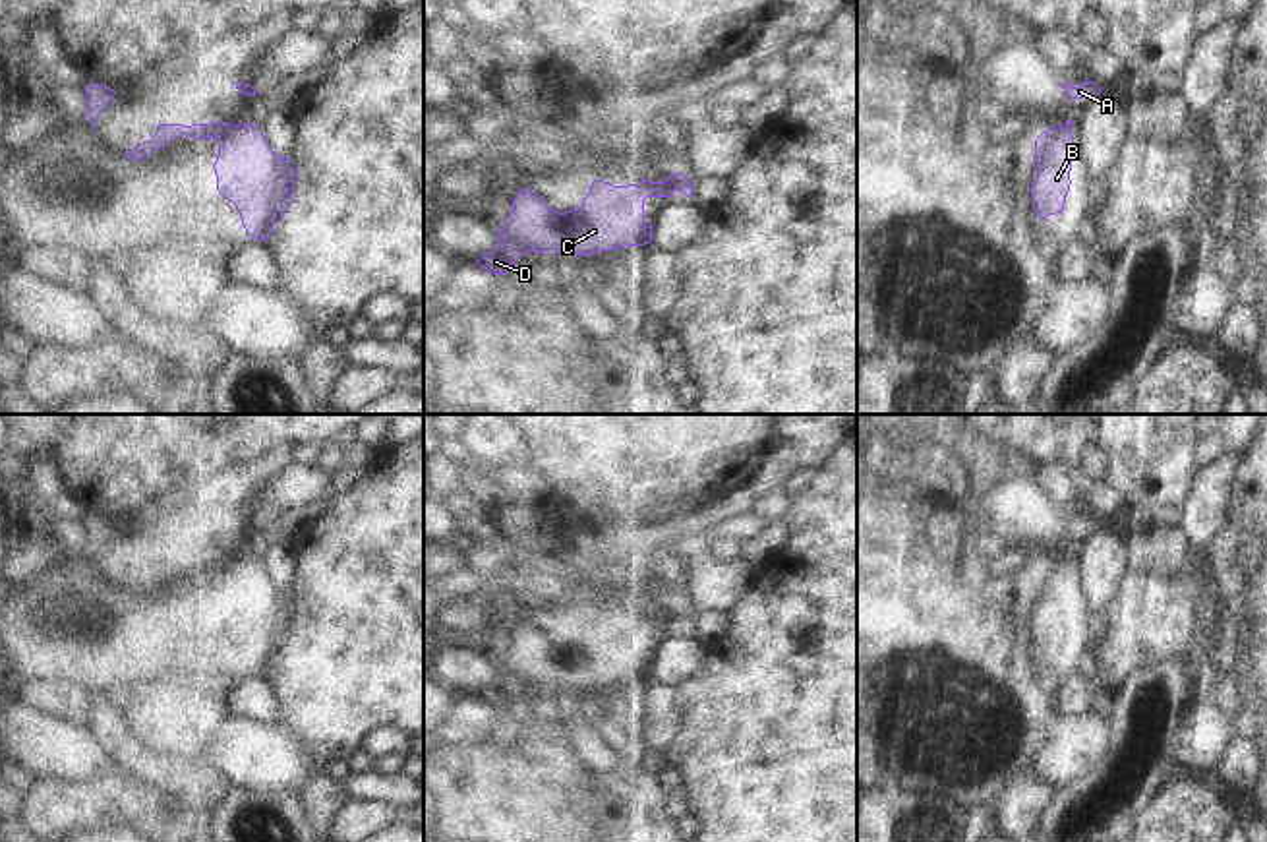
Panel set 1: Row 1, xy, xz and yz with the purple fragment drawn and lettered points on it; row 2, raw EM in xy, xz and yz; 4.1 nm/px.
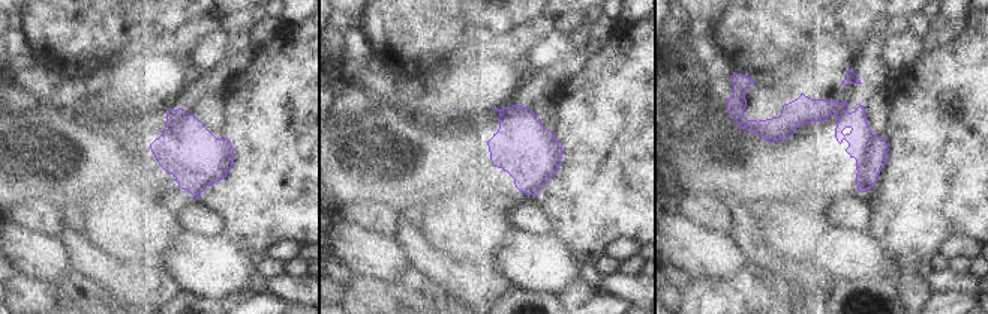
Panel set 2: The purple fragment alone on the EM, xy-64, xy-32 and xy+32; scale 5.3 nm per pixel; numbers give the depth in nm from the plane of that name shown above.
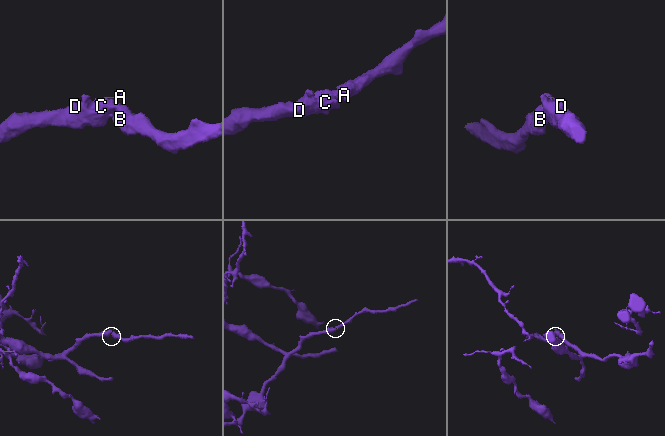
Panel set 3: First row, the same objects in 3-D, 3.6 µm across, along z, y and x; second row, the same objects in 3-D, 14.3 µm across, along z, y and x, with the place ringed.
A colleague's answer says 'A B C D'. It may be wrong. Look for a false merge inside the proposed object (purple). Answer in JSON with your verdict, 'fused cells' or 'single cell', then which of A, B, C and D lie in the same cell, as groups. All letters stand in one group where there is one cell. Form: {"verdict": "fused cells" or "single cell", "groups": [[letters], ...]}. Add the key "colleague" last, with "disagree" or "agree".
{"verdict": "fused cells", "groups": [["A", "C", "D"], ["B"]], "colleague": "disagree"}

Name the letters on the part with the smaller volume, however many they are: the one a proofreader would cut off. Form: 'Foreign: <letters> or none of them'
Foreign: B

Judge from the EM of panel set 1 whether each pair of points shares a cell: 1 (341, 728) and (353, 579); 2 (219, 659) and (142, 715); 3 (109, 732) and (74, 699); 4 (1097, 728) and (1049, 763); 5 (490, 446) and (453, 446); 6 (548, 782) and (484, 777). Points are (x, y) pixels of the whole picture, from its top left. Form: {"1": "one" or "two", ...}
{"1": "one", "2": "two", "3": "two", "4": "one", "5": "two", "6": "one"}

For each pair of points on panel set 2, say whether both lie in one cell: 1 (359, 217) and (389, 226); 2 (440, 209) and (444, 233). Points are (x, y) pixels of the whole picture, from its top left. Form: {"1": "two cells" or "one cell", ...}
{"1": "one cell", "2": "one cell"}

